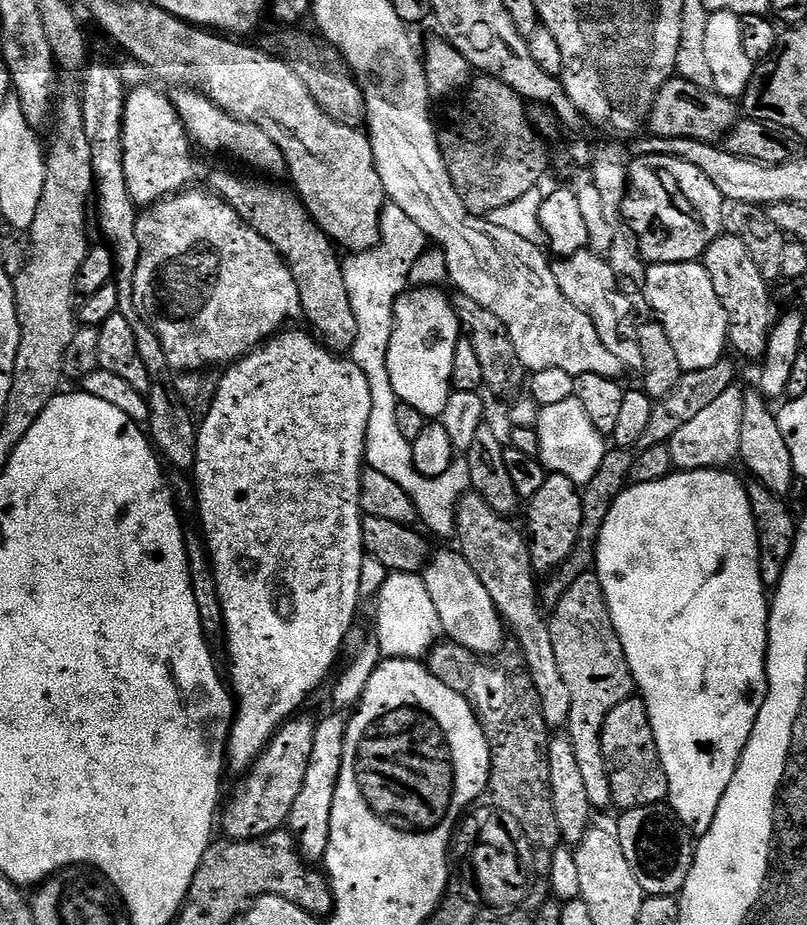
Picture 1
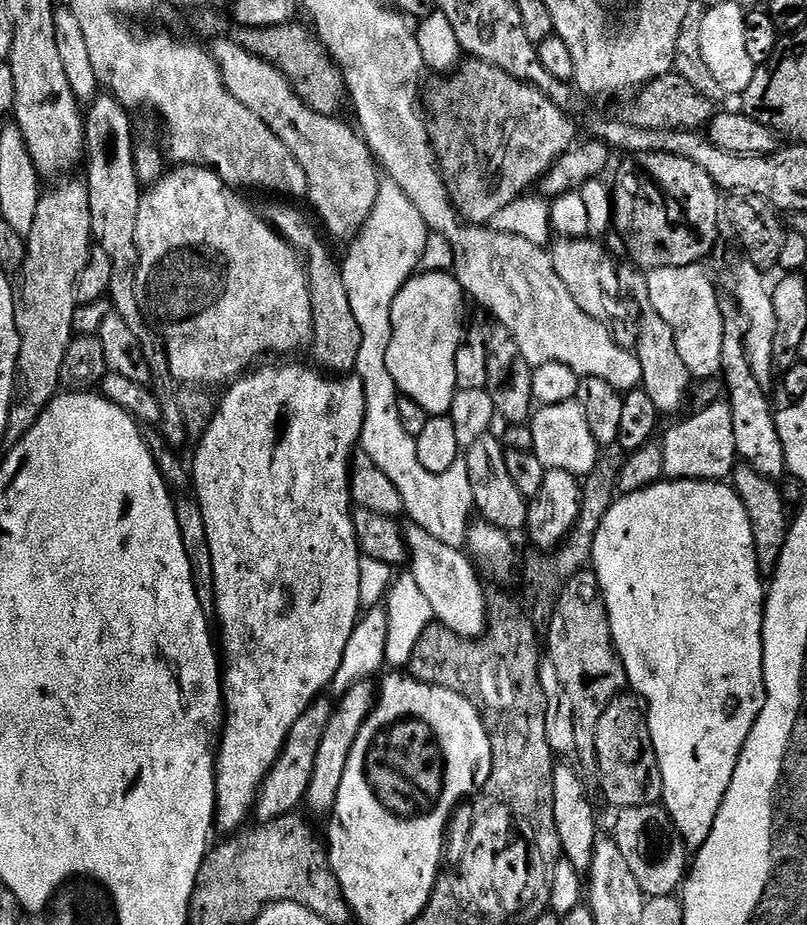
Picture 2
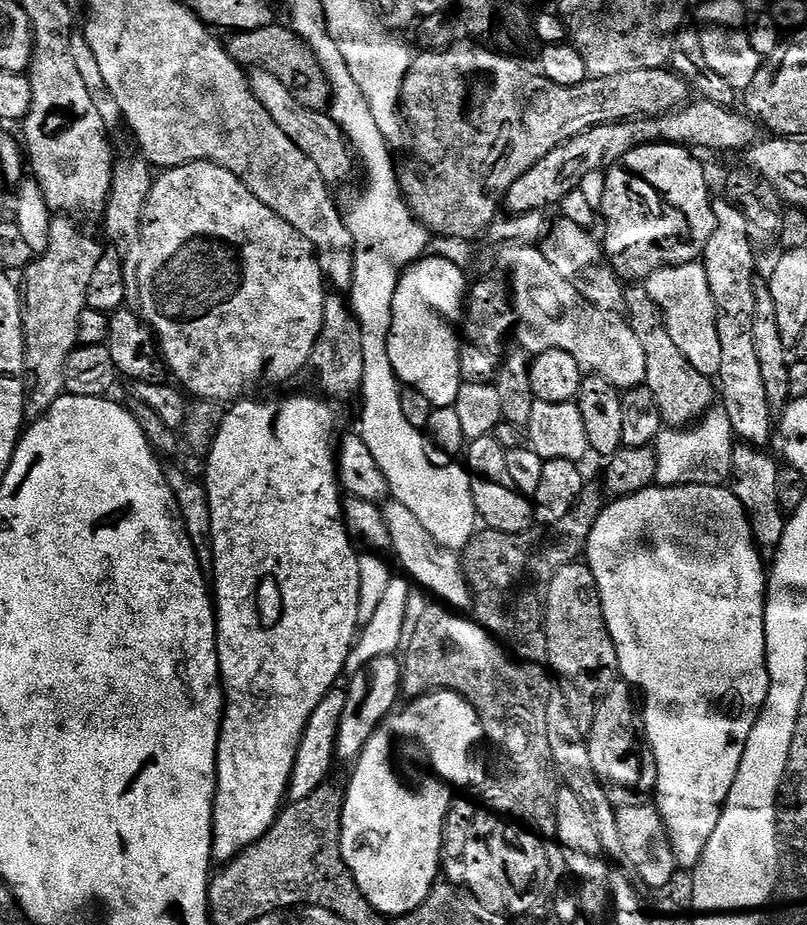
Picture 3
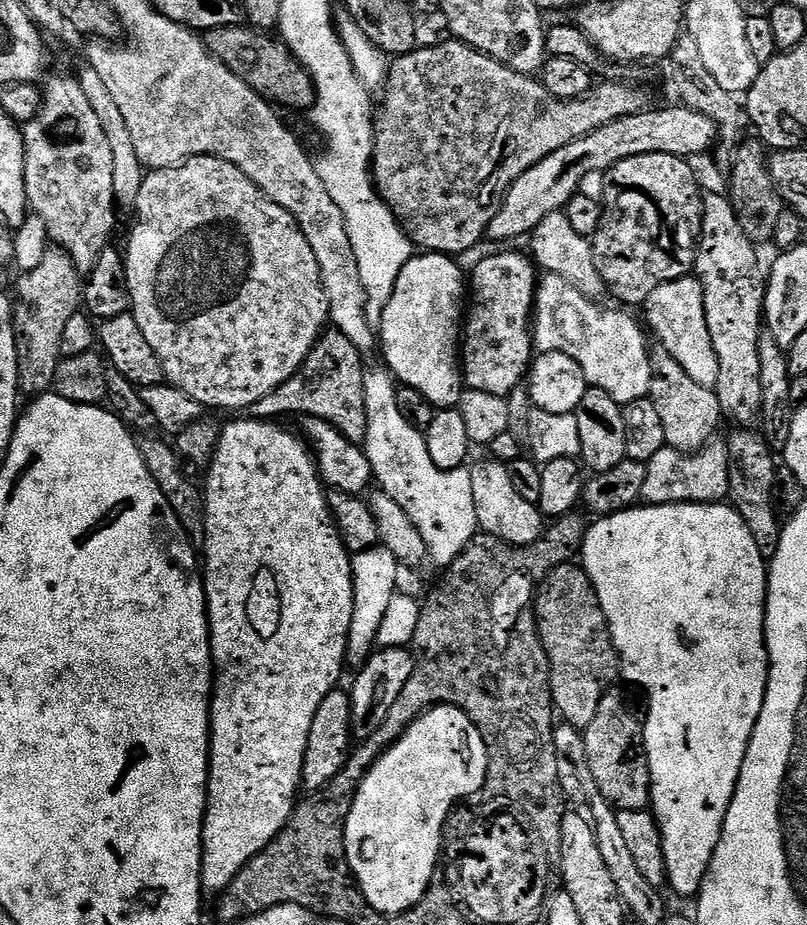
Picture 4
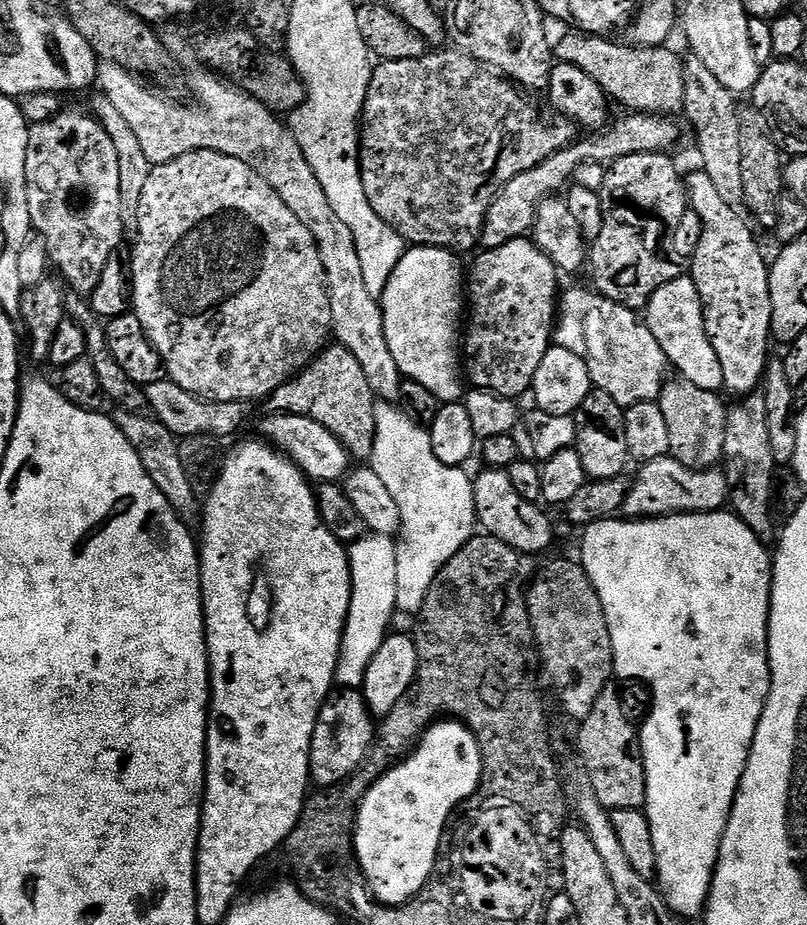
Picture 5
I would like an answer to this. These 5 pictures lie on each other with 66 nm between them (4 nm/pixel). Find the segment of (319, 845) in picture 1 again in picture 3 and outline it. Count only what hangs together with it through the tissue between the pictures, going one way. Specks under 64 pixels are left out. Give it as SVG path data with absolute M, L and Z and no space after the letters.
M395 655L376 657L350 676L350 682L346 684L346 710L342 710L342 722L336 735L334 756L337 761L356 761L374 730L379 728L386 717L392 715L397 707L396 699L400 696L400 676L402 677L402 664Z

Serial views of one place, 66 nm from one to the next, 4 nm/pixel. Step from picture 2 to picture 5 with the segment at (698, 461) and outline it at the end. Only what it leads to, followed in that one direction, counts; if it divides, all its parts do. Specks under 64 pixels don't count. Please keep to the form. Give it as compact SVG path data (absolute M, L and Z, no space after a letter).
M669 454L651 460L634 476L632 489L624 503L623 515L628 518L672 516L676 512L719 512L729 503L728 477L719 467L687 468Z

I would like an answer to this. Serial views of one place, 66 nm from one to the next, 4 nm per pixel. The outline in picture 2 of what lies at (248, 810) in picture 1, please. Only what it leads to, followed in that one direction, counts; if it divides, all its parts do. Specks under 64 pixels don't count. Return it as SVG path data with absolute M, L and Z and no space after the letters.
M317 698L309 706L306 714L294 722L290 734L286 738L284 748L276 759L276 765L268 771L268 777L264 779L264 787L260 790L254 809L254 816L260 824L268 824L279 816L286 816L297 811L296 808L305 803L310 778L314 772L314 758L318 754L318 742L322 742L322 734L332 717L333 701Z

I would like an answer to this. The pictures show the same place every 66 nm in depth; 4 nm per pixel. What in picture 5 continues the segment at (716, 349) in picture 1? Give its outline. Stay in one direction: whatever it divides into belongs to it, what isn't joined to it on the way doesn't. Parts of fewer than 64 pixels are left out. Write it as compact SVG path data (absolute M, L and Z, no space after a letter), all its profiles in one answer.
M691 275L666 282L666 286L649 298L646 323L654 338L658 338L658 346L662 346L669 365L675 371L677 368L683 379L694 382L694 386L702 386L702 390L719 393L723 389L722 365L718 362L718 354L714 354L714 346L710 346L704 325L704 307Z

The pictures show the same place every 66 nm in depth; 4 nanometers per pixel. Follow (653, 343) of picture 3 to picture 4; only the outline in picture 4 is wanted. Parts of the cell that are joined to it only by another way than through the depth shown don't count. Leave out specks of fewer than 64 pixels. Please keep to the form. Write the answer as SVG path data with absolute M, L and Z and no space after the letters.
M660 350L655 353L652 365L652 390L650 399L662 418L666 430L666 445L680 452L698 452L711 444L720 428L720 420L725 419L722 406L715 391L706 386L698 386L670 353Z

